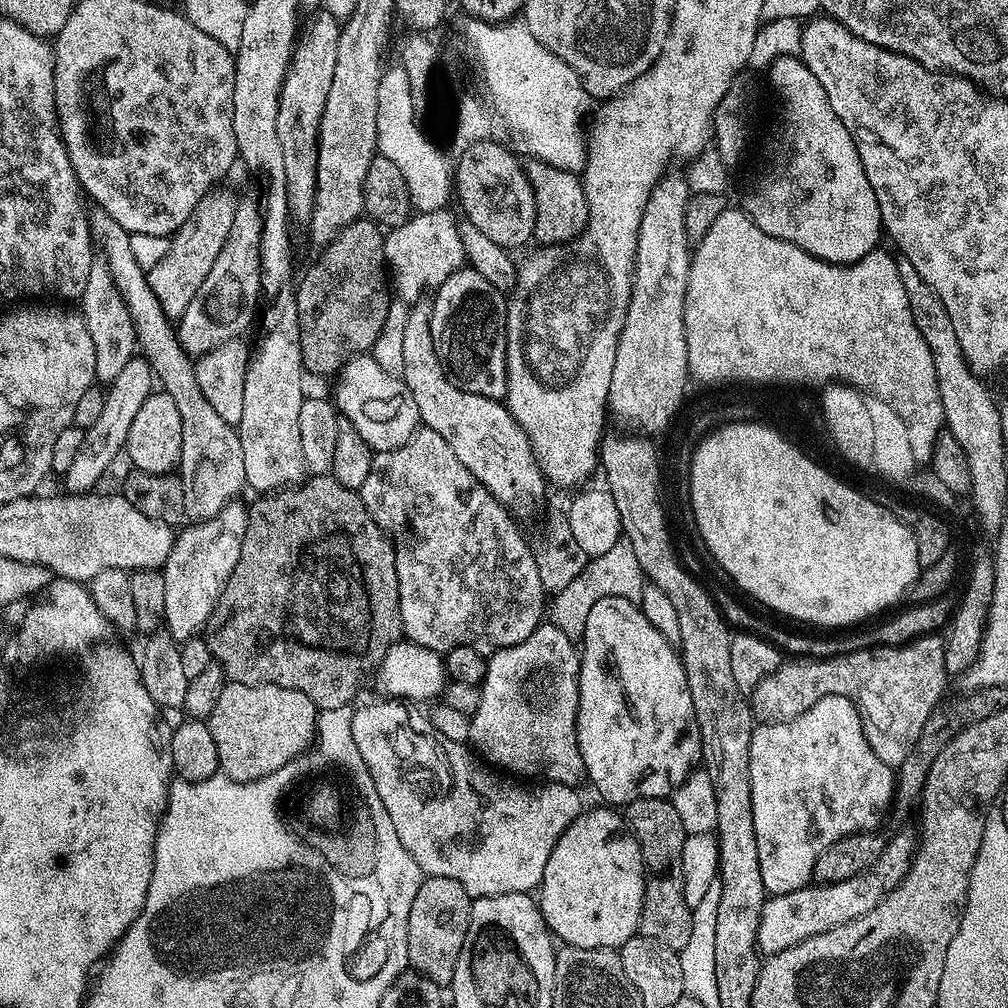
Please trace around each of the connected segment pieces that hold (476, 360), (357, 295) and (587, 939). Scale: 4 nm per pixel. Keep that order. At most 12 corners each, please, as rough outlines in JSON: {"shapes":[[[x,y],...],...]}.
{"shapes":[[[470,266],[431,297],[444,371],[503,401],[505,293]],[[375,220],[350,222],[295,289],[305,373],[367,353],[390,303]],[[615,807],[581,811],[538,889],[557,941],[619,950],[644,859]]]}

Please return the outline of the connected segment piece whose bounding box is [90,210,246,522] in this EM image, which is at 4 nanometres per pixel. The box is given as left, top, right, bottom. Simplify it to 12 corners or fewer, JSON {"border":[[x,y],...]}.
{"border":[[91,213],[139,351],[182,418],[184,515],[214,518],[246,488],[240,433],[198,386],[130,233]]}

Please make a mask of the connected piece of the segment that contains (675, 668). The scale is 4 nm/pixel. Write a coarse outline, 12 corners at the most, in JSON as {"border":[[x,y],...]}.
{"border":[[598,598],[578,651],[587,783],[627,806],[702,760],[679,651]]}

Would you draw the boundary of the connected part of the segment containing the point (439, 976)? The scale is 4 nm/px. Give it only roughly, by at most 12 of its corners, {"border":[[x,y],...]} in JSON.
{"border":[[424,876],[407,911],[409,965],[451,985],[473,897]]}

